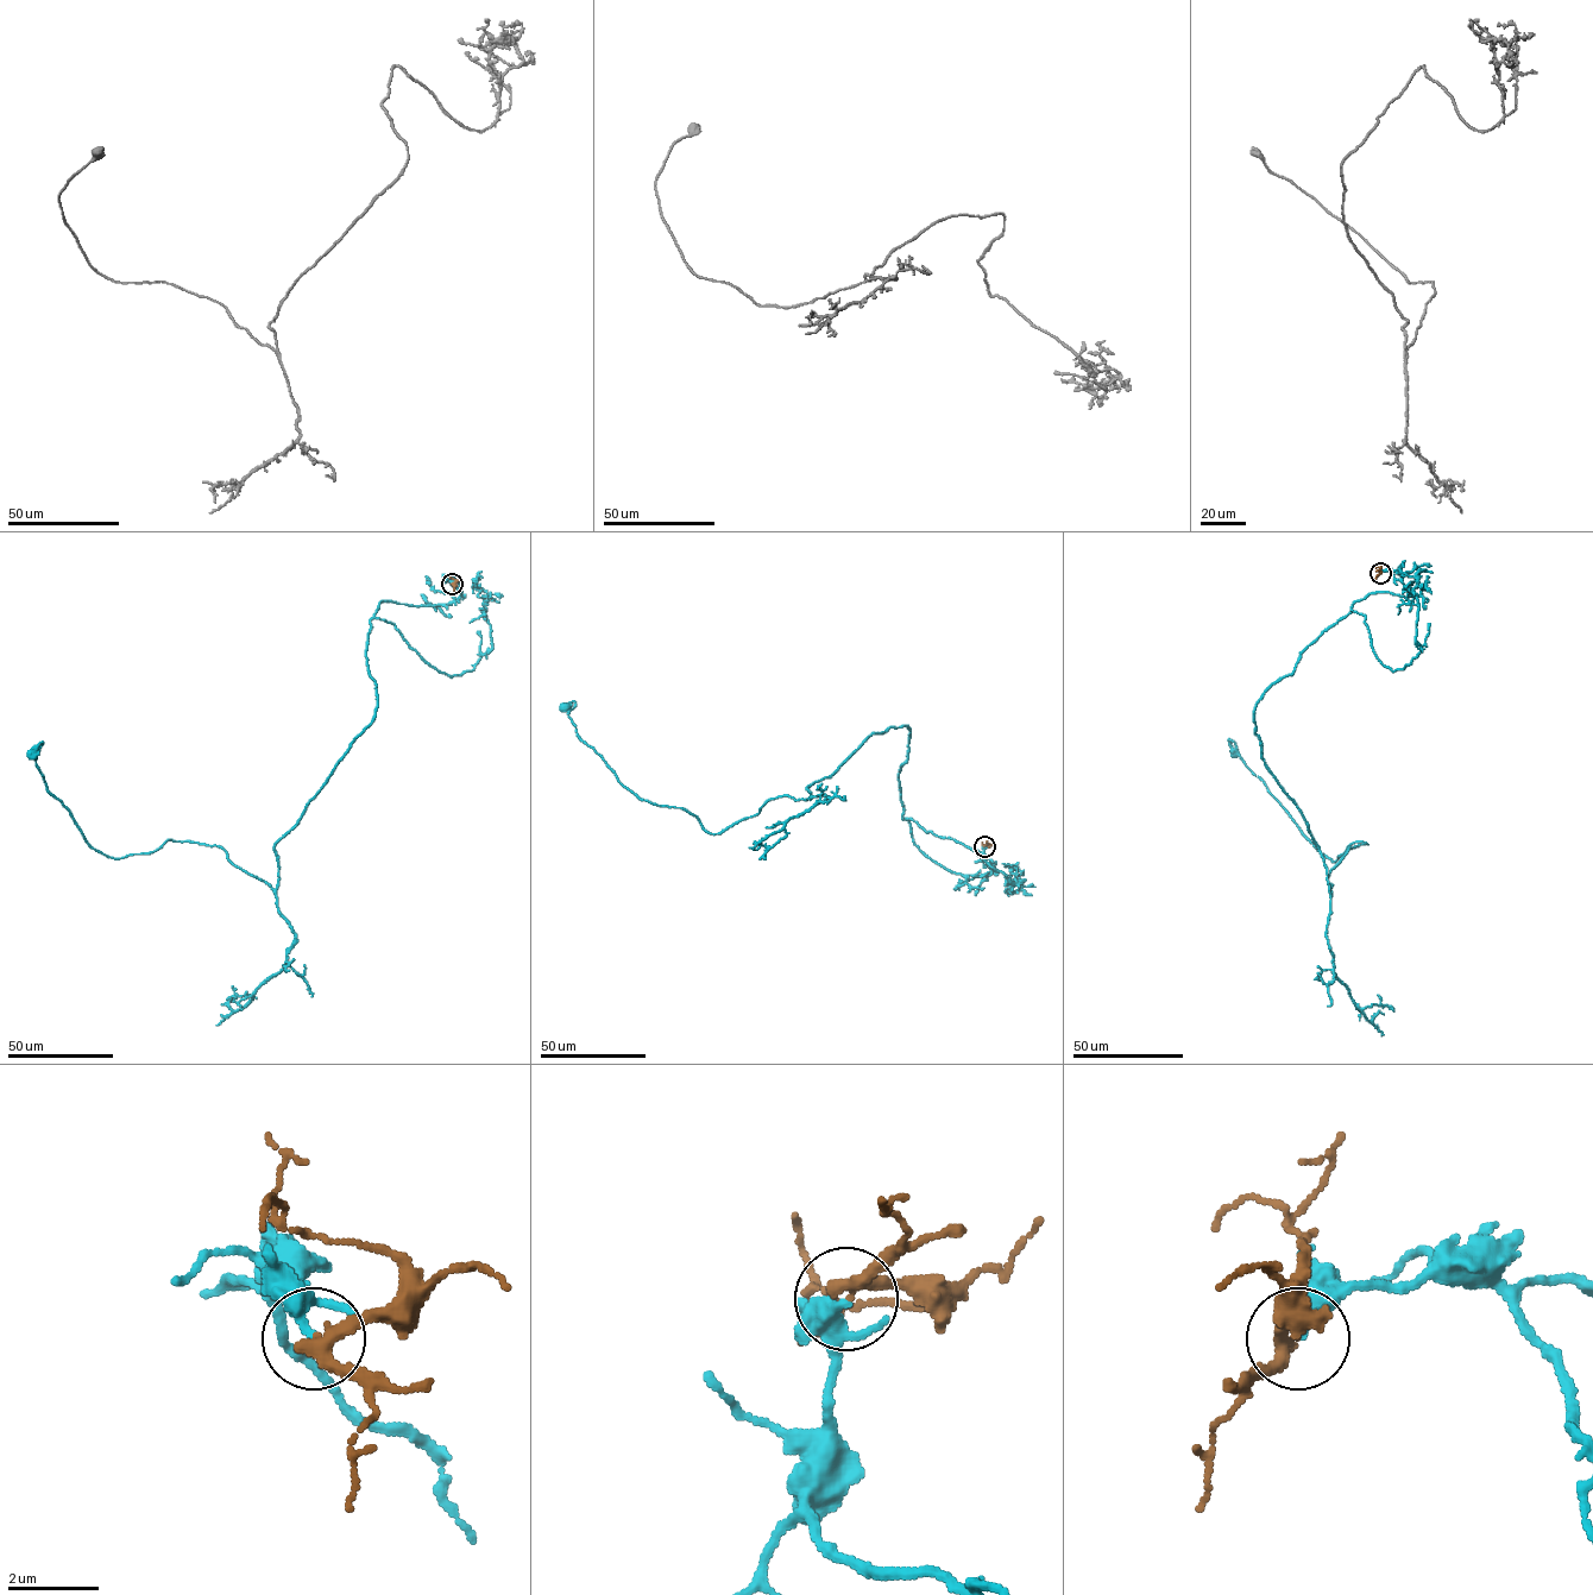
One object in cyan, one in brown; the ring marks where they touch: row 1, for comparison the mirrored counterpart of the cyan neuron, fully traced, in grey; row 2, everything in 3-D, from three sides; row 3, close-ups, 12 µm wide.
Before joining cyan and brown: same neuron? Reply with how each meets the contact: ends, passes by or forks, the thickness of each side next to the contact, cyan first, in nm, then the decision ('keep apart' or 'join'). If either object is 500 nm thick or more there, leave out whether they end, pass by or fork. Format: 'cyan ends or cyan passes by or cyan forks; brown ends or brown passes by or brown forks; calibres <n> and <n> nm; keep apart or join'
cyan ends; brown passes by; calibres 280 and 280 nm; keep apart

